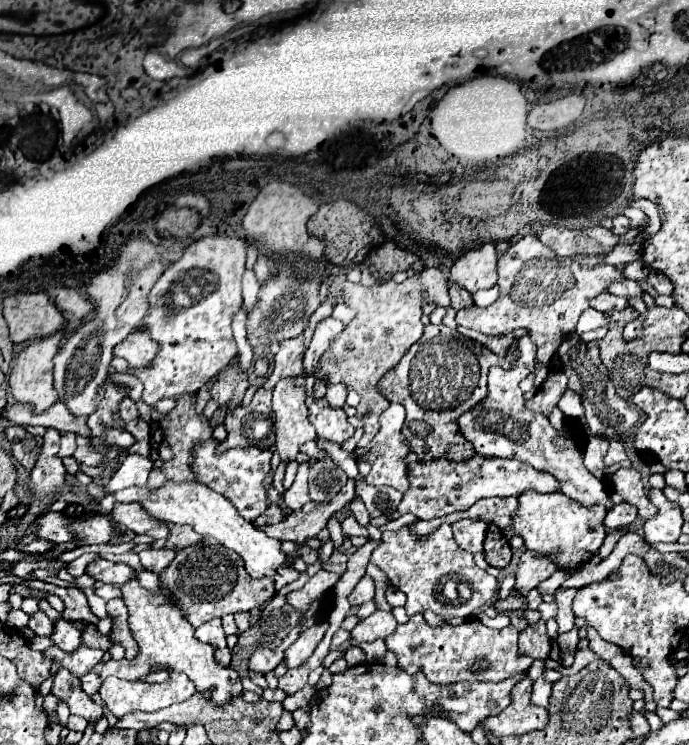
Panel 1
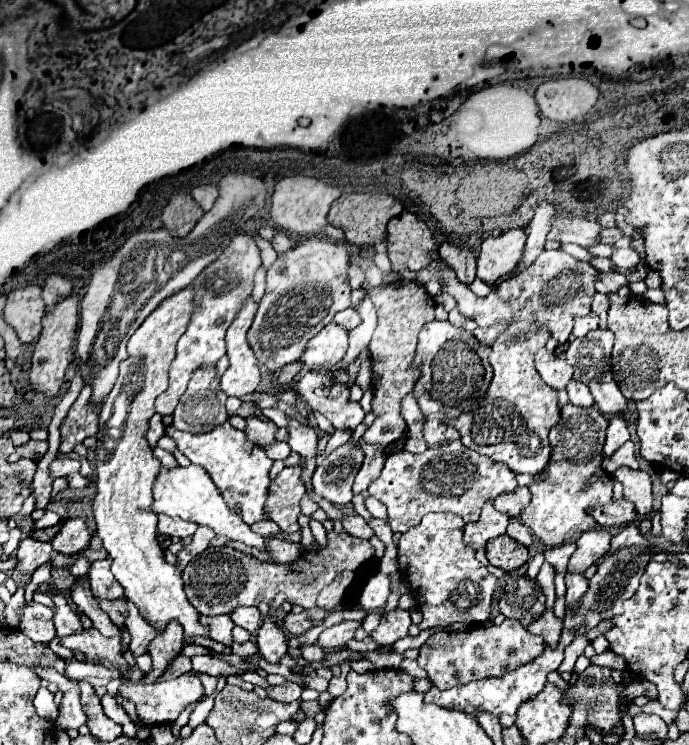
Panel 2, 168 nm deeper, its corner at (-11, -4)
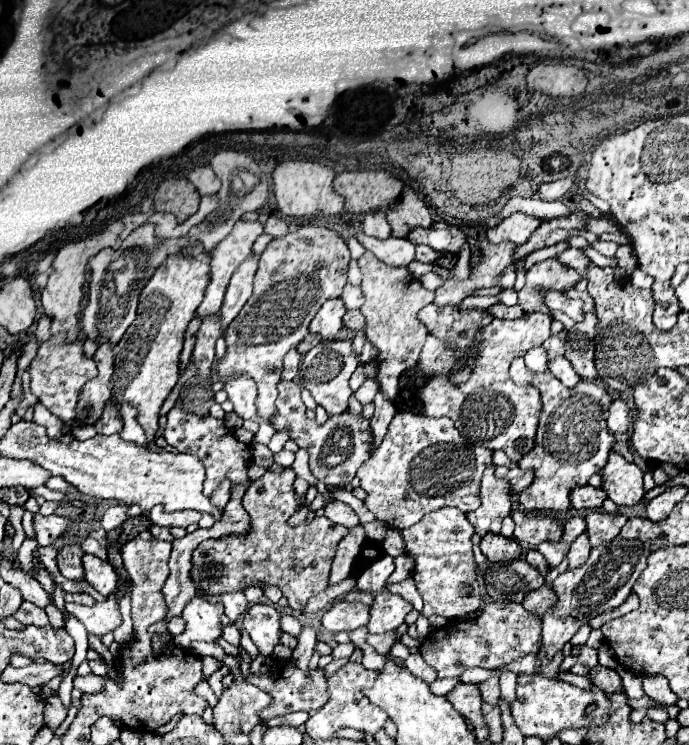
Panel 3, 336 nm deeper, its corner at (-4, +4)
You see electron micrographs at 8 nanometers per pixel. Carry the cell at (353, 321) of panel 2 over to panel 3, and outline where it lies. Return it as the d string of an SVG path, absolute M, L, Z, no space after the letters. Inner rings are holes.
M346 284L344 290L342 290L342 300L344 300L344 304L346 304L348 310L356 310L356 308L360 308L360 304L364 302L364 294L362 294L360 286Z

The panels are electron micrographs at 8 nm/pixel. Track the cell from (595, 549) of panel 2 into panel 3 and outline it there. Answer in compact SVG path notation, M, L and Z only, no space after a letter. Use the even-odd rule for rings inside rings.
M590 512L586 516L586 530L590 536L590 544L592 546L600 546L600 544L608 544L612 542L618 534L620 528L626 524L628 516L626 514L608 514L608 512Z

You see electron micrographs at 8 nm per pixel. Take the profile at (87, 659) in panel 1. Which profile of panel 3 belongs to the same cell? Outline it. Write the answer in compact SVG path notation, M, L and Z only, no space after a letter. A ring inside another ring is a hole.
M110 594L106 602L96 602L94 606L80 606L80 604L66 604L66 610L86 626L90 634L104 636L120 626L122 614L118 606L116 594Z

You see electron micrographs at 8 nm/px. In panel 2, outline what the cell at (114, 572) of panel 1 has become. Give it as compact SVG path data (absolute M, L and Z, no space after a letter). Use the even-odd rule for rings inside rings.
M111 558L93 562L87 576L91 580L91 592L97 598L115 600L115 598L121 598L123 596L121 584L115 580L115 576L111 576Z

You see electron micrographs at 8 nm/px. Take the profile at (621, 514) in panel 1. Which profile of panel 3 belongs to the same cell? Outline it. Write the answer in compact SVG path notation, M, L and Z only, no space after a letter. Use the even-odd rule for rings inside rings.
M590 484L574 486L572 494L570 494L570 504L576 510L596 510L602 506L604 500L606 500L606 492L602 492L600 488L594 488Z

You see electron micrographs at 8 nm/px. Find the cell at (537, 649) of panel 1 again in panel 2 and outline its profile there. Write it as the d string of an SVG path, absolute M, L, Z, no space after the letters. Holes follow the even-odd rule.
M551 608L545 610L543 616L529 626L529 632L539 634L545 640L545 644L551 646L551 648L557 648L559 638L561 638L561 630L563 630L563 620L555 618Z

